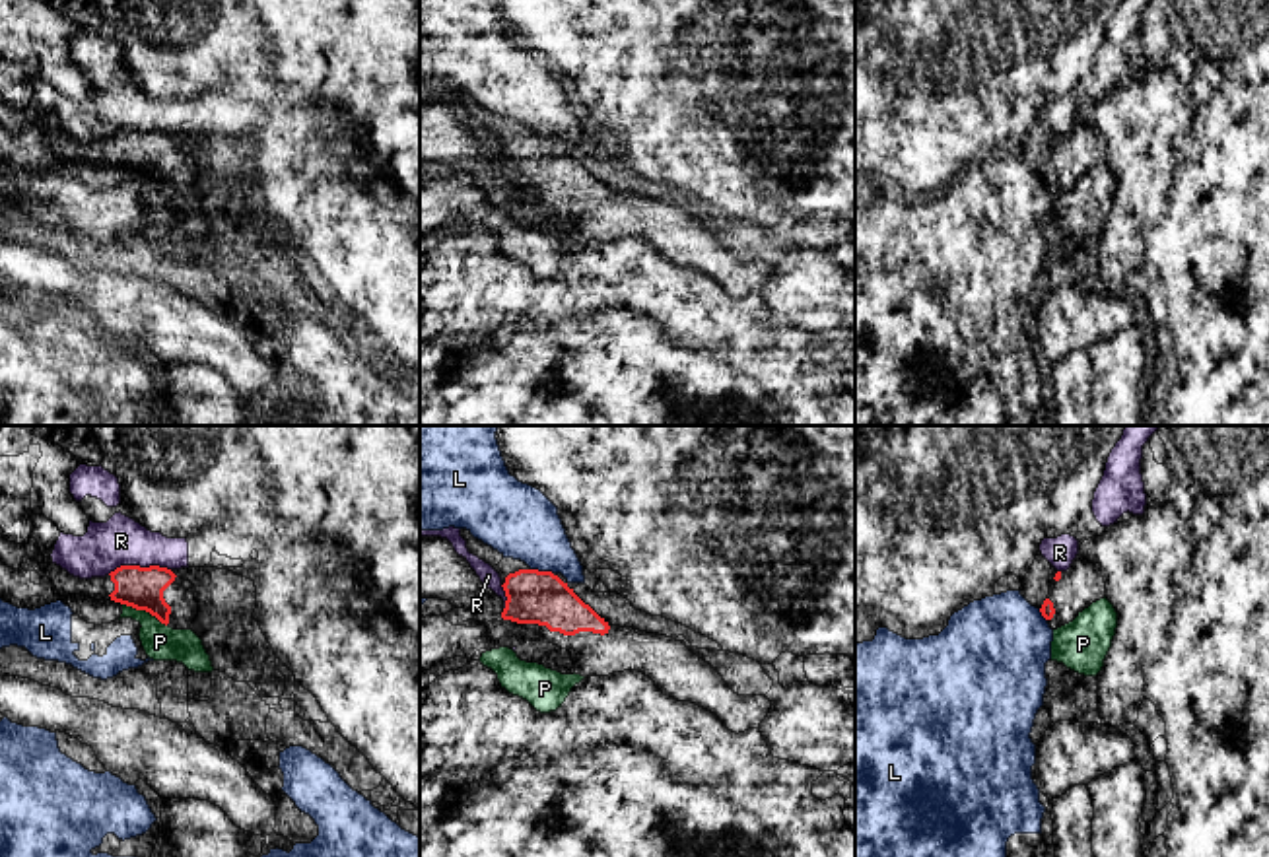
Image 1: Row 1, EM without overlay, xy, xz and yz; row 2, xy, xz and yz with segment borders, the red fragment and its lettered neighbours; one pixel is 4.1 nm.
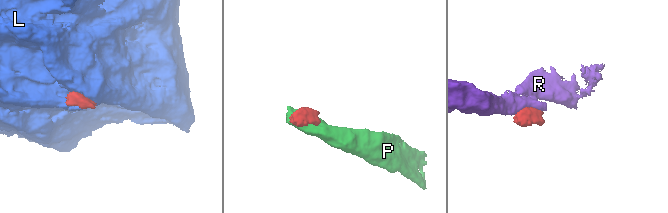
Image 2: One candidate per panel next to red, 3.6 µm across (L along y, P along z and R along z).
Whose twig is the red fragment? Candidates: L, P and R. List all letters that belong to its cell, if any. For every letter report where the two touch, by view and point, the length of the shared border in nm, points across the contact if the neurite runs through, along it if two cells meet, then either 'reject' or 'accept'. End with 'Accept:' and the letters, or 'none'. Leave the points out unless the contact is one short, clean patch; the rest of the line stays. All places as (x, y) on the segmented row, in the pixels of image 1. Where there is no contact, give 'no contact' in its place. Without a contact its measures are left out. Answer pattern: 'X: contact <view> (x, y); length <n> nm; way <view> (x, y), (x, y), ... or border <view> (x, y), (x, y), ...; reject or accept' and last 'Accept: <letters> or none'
L: contact xz (543, 572); length 100 nm; reject
P: contact xy (144, 609); length 200 nm; border xy (123, 603), (148, 611), (166, 626); reject
R: contact xy (138, 566); length 260 nm; border xy (170, 568), (117, 566), (107, 574); reject
Accept: none

